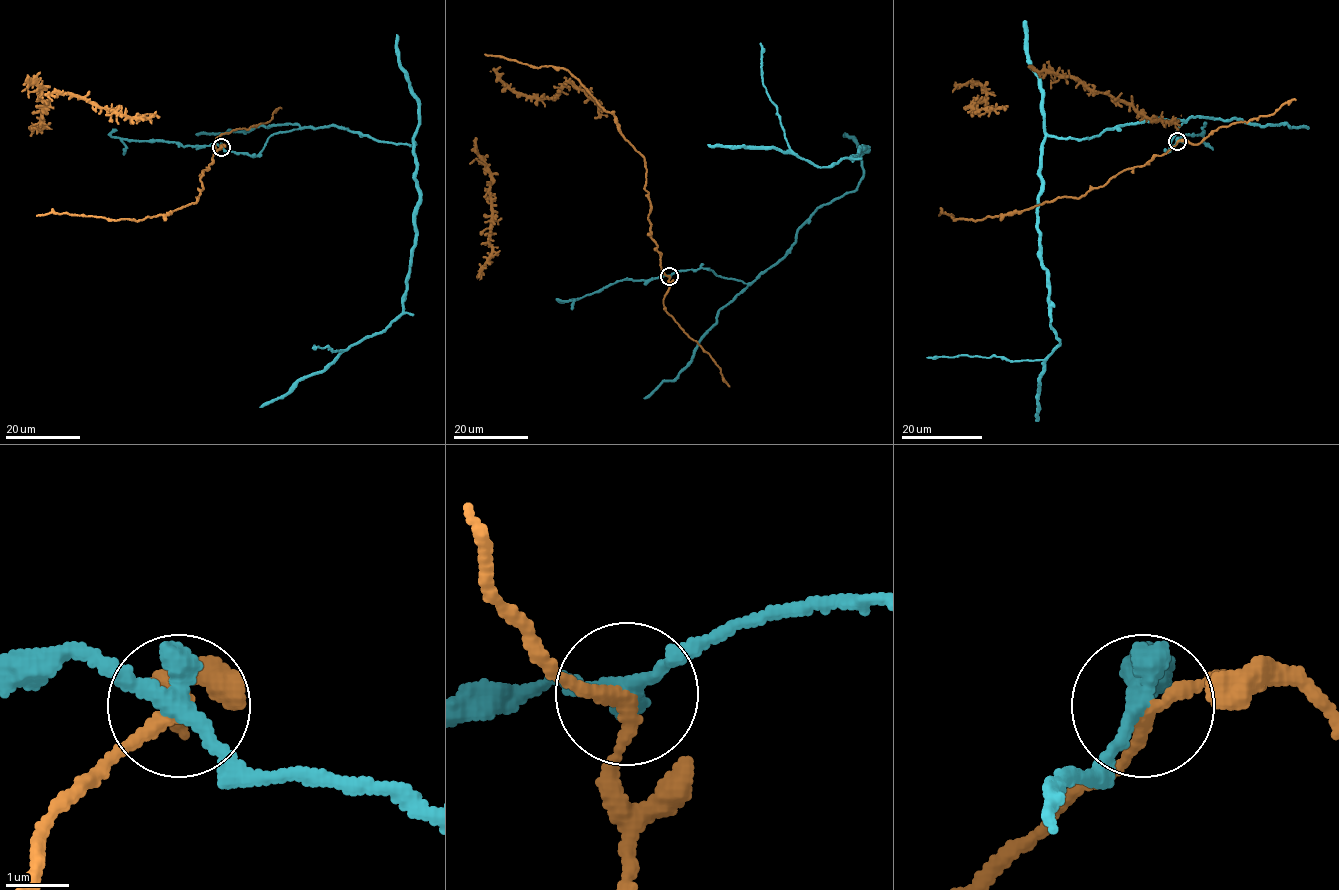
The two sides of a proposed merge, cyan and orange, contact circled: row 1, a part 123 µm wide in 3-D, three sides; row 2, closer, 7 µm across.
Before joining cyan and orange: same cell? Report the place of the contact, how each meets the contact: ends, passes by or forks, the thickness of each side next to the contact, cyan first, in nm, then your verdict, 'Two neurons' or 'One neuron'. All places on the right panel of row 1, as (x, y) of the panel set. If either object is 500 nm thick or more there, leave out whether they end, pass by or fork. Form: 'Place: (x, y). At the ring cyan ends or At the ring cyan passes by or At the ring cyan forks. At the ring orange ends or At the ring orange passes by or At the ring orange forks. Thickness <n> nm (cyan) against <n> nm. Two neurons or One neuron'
Place: (1177, 141). At the ring cyan passes by. At the ring orange passes by. Thickness 360 nm (cyan) against 200 nm. Two neurons

